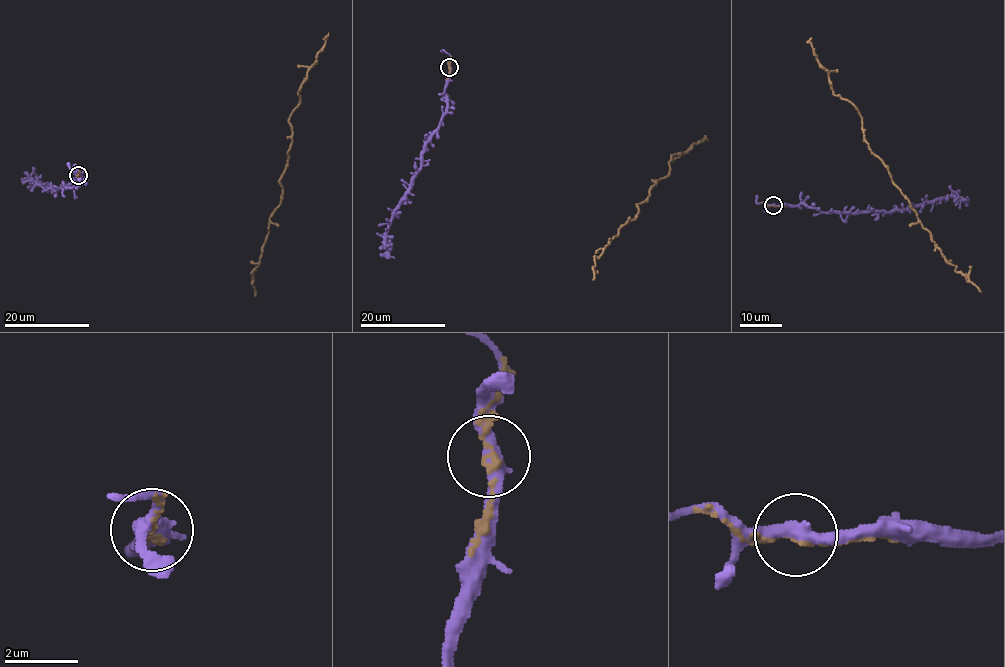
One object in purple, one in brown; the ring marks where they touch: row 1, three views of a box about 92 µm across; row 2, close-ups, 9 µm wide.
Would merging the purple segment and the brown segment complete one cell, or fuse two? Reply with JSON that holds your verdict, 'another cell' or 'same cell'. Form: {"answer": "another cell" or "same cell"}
{"answer": "same cell"}

